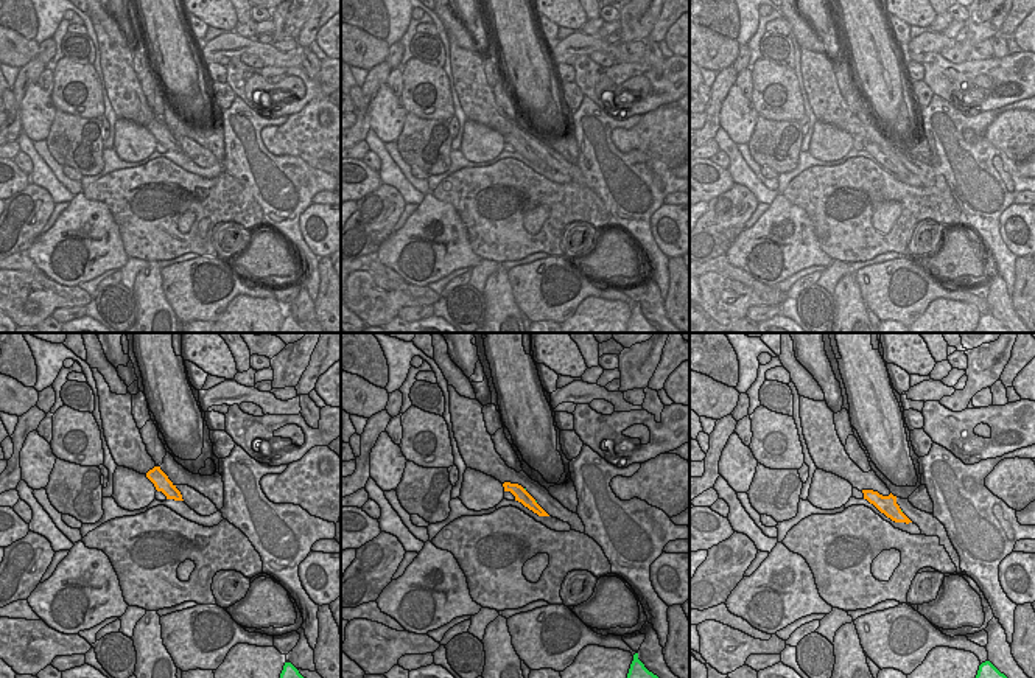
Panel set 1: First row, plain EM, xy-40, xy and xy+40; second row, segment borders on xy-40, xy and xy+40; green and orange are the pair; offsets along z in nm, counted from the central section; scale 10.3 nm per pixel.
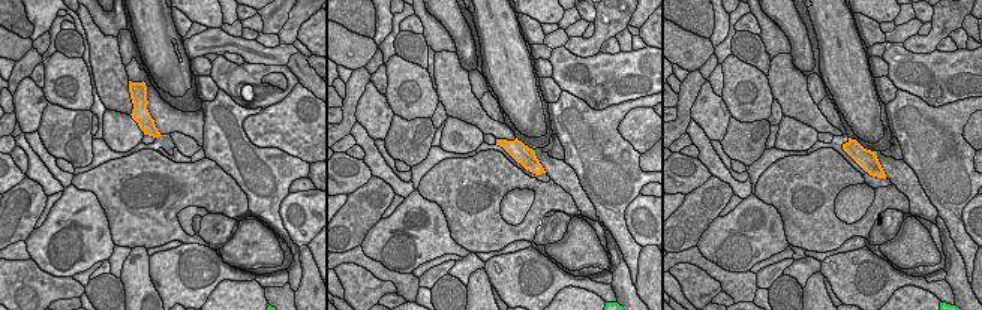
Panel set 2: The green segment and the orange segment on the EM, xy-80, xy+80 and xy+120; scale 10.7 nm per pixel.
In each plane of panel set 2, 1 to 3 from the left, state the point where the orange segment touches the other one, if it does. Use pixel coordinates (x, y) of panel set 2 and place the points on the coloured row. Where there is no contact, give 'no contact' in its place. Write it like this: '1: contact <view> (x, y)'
1: no contact
2: no contact
3: contact xy+120 (876, 154)

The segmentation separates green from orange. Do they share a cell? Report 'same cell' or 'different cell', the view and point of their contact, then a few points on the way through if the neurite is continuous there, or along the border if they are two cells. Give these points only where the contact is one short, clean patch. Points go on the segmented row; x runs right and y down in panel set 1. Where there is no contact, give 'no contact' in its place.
same cell | no contact

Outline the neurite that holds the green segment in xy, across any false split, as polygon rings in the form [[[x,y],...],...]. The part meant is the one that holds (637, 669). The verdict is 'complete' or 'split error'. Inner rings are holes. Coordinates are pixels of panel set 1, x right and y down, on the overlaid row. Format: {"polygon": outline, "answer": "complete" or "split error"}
{"polygon": [[[638,653],[633,655],[633,661],[630,664],[627,678],[658,678],[652,672],[649,672],[644,664],[638,659]]], "answer": "complete"}

